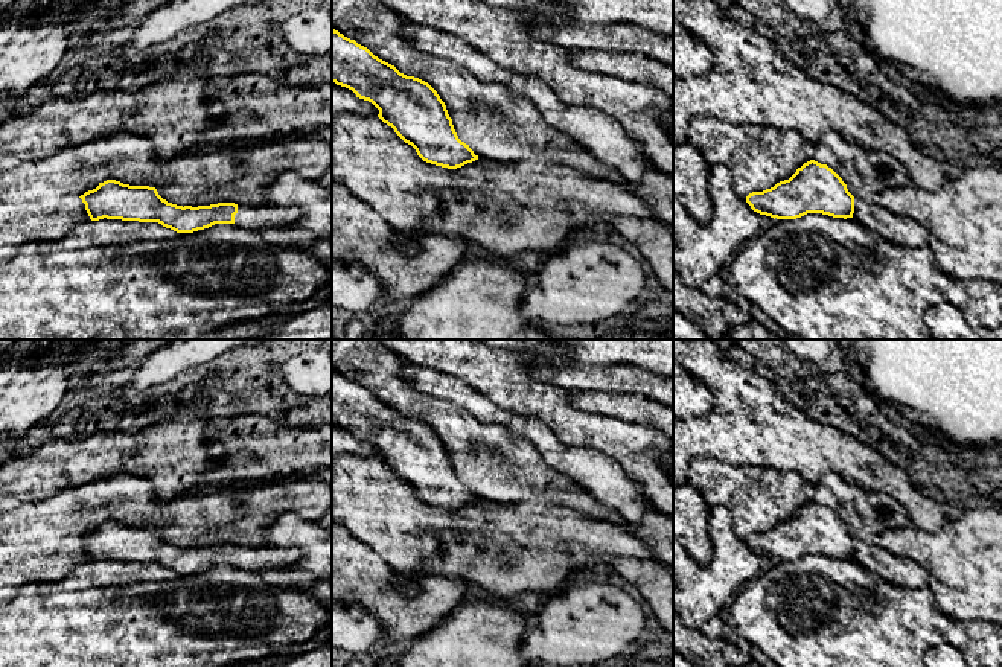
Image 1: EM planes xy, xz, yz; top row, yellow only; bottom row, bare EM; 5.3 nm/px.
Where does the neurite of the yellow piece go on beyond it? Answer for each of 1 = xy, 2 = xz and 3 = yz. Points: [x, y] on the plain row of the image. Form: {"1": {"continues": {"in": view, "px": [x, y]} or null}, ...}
{"1": {"continues": {"in": "xy", "px": [256, 559]}}, "2": {"continues": null}, "3": {"continues": null}}

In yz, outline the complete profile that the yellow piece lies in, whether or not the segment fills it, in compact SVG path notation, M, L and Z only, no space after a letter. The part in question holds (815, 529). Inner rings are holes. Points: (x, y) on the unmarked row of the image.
M804 504L784 522L746 538L751 550L777 560L796 560L807 554L853 559L854 538L842 519L827 506Z

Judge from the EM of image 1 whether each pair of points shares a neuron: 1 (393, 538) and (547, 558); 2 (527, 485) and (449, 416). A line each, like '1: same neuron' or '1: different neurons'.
1: same neuron
2: same neuron

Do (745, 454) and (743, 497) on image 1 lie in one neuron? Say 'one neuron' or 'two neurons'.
two neurons

